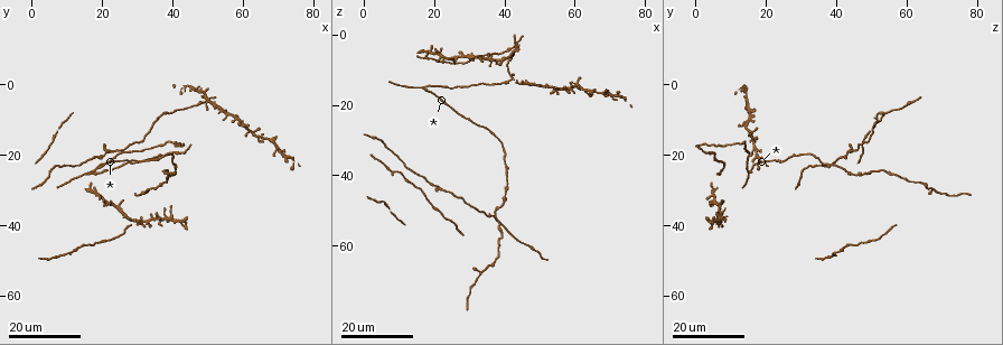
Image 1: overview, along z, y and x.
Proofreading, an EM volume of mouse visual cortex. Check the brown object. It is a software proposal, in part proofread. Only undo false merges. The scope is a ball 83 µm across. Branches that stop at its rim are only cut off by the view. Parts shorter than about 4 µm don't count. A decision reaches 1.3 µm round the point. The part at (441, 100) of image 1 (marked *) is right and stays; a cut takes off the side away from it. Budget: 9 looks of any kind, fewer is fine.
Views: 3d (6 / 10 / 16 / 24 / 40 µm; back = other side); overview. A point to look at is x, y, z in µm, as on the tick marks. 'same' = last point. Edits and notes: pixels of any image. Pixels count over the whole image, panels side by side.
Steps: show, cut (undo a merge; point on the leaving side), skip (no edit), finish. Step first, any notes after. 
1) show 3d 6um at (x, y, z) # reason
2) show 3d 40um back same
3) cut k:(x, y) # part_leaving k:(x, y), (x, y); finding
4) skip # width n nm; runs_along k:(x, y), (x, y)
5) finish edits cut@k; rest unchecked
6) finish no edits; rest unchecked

show 3d 24um at (37.5, 25.0, 50.0) # branch point

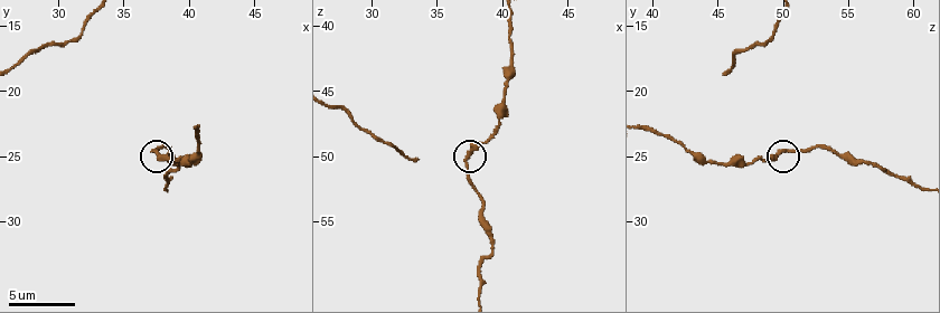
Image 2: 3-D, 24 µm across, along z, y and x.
show 3d 10um at (37.6, 24.6, 49.6)

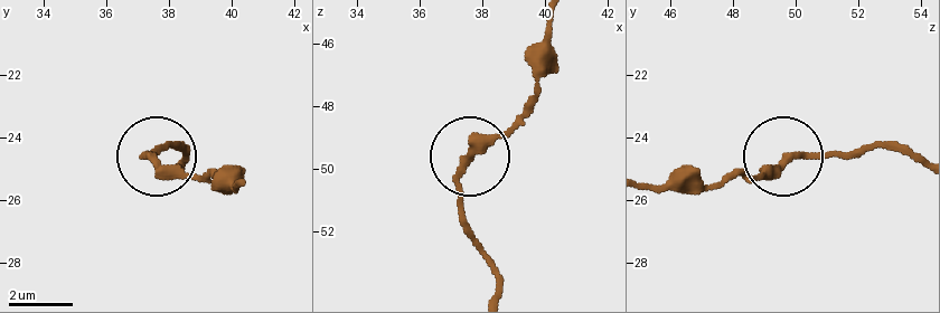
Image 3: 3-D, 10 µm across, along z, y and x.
skip # arms 3; runs_along 3:(552, 18), (536, 98), (469, 154), (459, 186), (463, 224); continuous, no second neuron

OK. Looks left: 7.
show 3d 24um at (21.5, 18.5, 43.5) # three arms meet

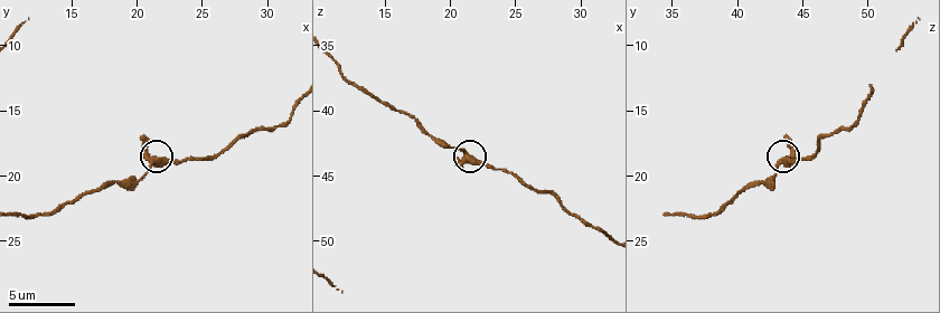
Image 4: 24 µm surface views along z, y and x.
show 3d 10um at (21.2, 18.8, 43.6)

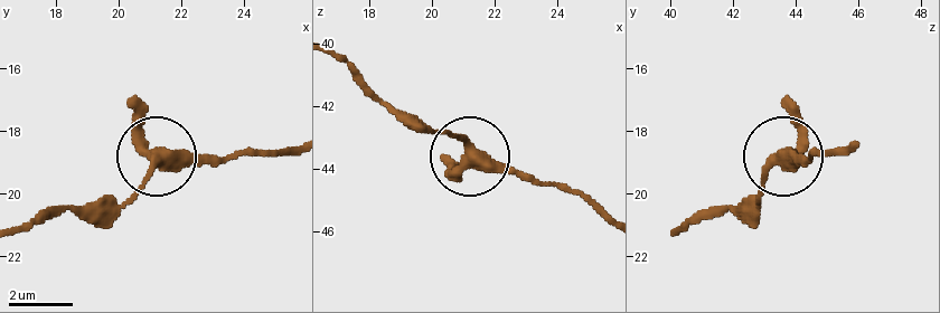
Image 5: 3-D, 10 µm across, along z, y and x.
skip # width 320 nm; continuous, no second neuron

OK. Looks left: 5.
show 3d 16um at (39.0, 37.5, 8.0) # thin arm on a thick one

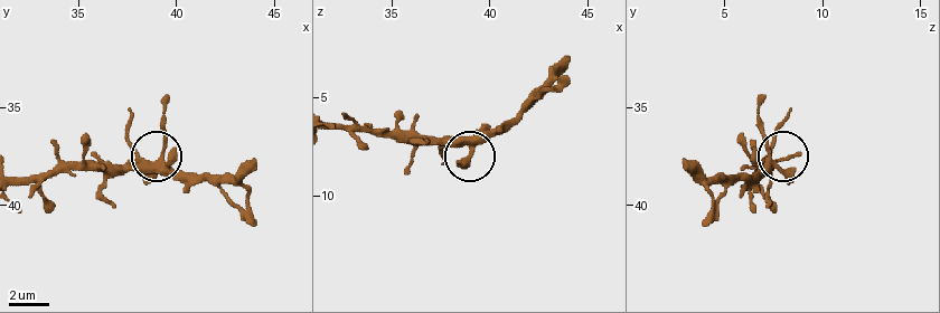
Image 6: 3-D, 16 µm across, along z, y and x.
show 3d 6um at (39.0, 37.7, 7.3) # closer look

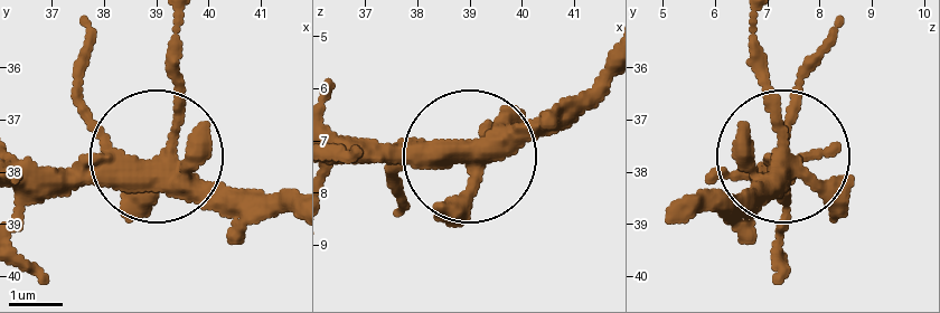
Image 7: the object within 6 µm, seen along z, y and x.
show 3d 6um back at (39.10, 37.65, 7.35)

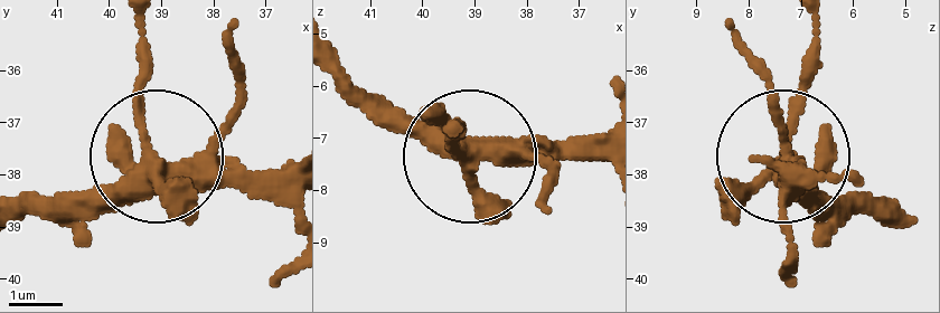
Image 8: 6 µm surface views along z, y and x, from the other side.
skip # runs_along 8:(607, 131), (468, 149), (459, 126); all the same neuron

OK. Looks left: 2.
show 3d 16um at (17.5, 25.5, 15.0) # three-way junction

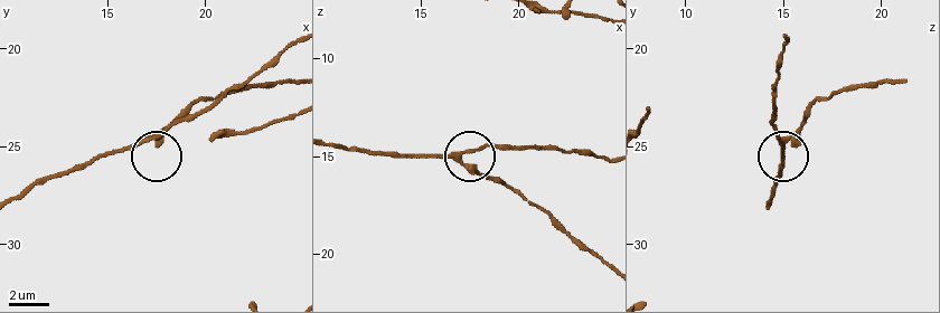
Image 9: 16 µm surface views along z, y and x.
show 3d 10um at (16.9, 24.8, 14.8)

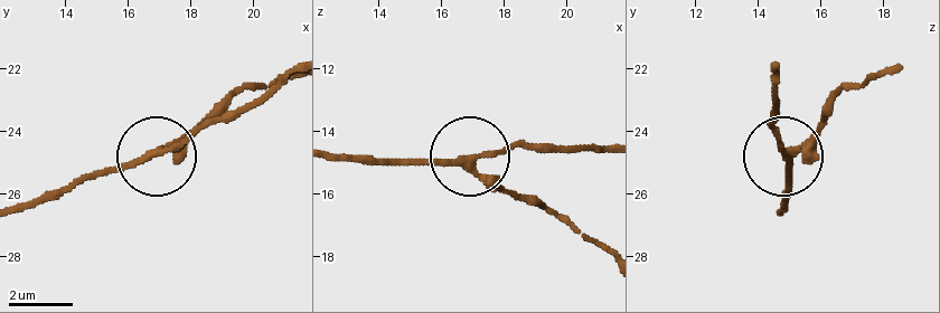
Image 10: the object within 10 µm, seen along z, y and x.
skip # runs_along 10:(602, 247), (481, 178), (466, 153), (379, 161); continuous, no second neuron

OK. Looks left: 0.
finish no edits; rest unchecked

